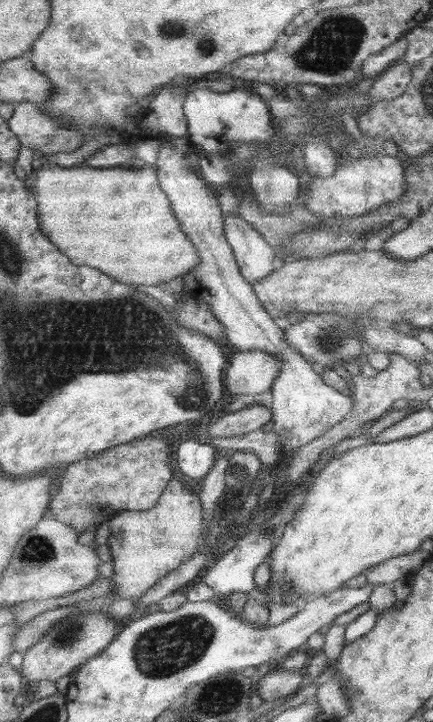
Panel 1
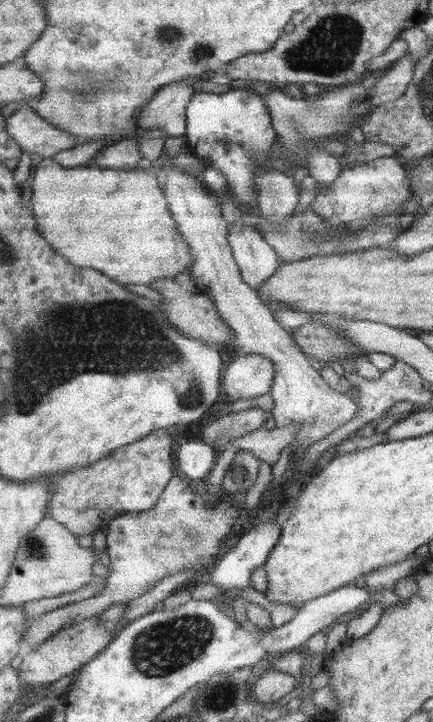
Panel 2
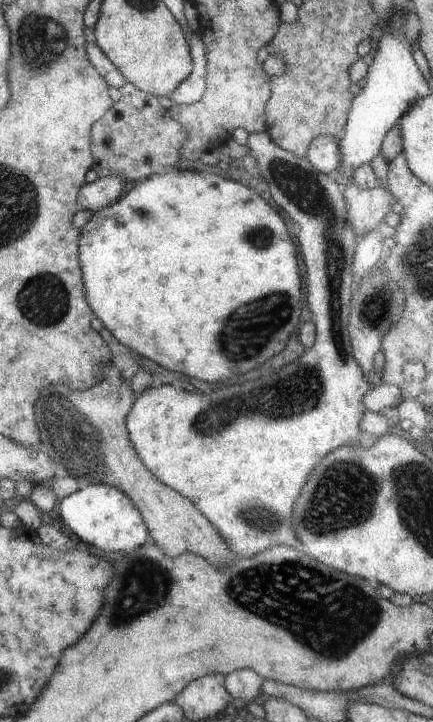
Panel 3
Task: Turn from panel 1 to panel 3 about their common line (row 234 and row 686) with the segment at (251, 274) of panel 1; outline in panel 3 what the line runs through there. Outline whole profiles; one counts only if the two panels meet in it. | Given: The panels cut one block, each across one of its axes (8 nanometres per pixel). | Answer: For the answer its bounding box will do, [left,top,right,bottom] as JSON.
[224,670,263,705]

